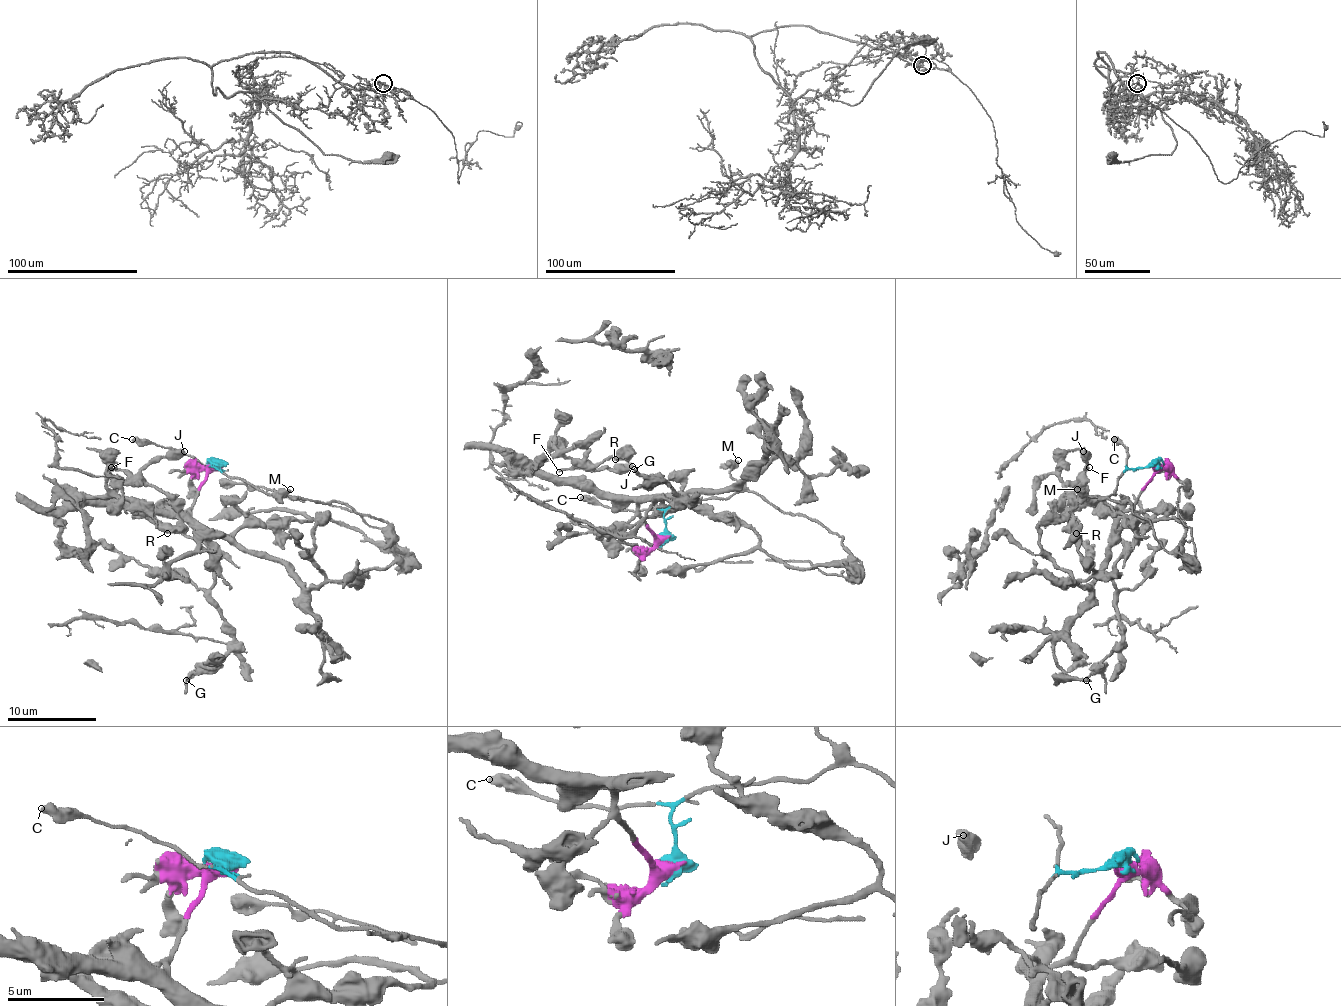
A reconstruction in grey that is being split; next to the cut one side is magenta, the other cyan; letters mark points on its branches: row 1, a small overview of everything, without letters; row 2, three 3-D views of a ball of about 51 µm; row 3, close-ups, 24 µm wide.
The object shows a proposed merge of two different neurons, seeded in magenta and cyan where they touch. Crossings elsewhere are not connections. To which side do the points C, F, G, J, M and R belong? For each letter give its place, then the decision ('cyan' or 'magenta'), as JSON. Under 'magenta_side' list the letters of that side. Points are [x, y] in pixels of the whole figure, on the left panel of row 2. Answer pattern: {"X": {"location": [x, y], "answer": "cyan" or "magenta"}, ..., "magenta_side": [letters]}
{"C": {"location": [132, 439], "answer": "cyan"}, "F": {"location": [111, 467], "answer": "magenta"}, "G": {"location": [186, 680], "answer": "magenta"}, "J": {"location": [184, 451], "answer": "magenta"}, "M": {"location": [290, 489], "answer": "cyan"}, "R": {"location": [167, 533], "answer": "magenta"}, "magenta_side": ["F", "G", "J", "R"]}

